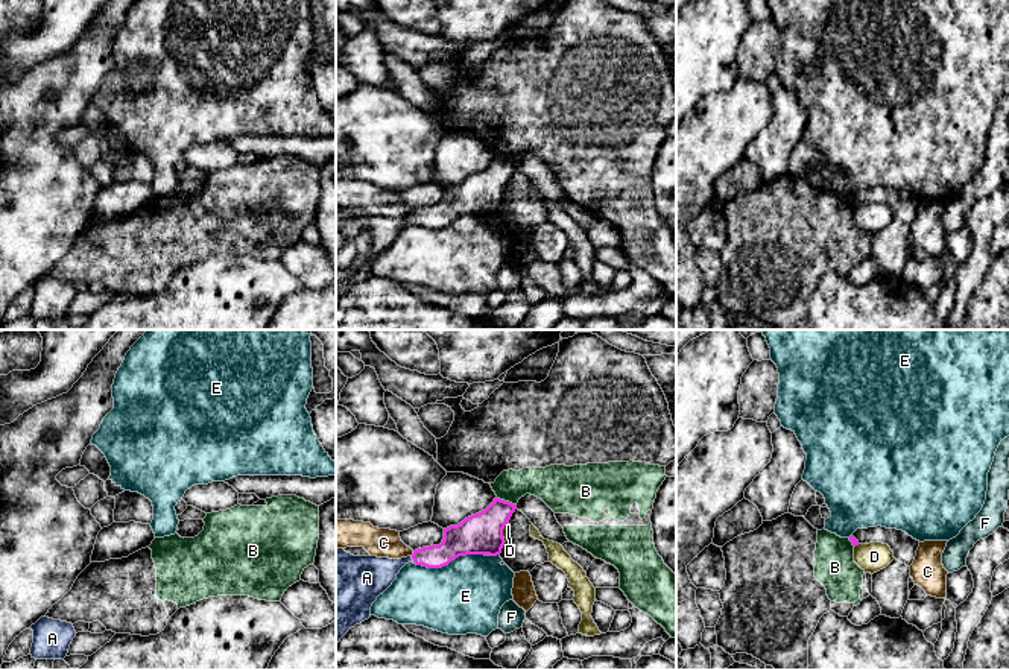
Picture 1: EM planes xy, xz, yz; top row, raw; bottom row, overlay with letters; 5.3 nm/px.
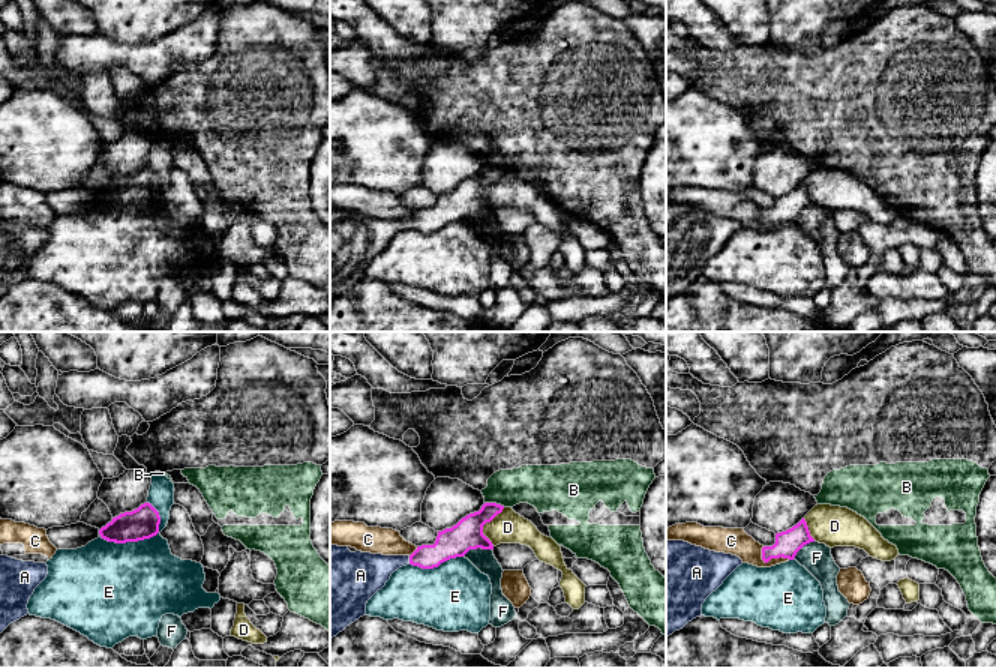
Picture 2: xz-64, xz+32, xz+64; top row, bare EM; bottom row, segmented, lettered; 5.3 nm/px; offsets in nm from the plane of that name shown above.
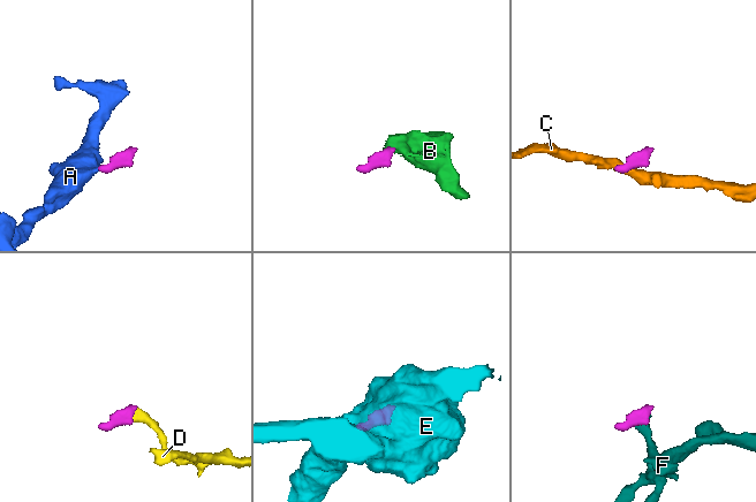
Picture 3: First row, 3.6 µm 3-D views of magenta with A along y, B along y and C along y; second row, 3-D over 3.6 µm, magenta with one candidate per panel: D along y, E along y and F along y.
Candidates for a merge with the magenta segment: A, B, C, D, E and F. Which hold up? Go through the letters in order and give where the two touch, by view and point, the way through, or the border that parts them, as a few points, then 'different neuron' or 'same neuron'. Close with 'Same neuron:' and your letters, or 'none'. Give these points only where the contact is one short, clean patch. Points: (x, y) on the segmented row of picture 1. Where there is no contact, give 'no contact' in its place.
A: meets magenta in xz at (412, 558); runs through xz (456, 541), (442, 555), (412, 558), (370, 576); same neuron
B: meets magenta in xz at (506, 502); border along xz (496, 497), (515, 505); different neuron
C: meets magenta in xz at (414, 553); border along xz (414, 552), (411, 555); different neuron
D: meets magenta in xz at (502, 532); border along xz (508, 521), (503, 529), (503, 541); different neuron
E: meets magenta in xz at (449, 562); different neuron
F: meets magenta in xz at (488, 553); border along xz (485, 555), (490, 555); different neuron
Same neuron: A

